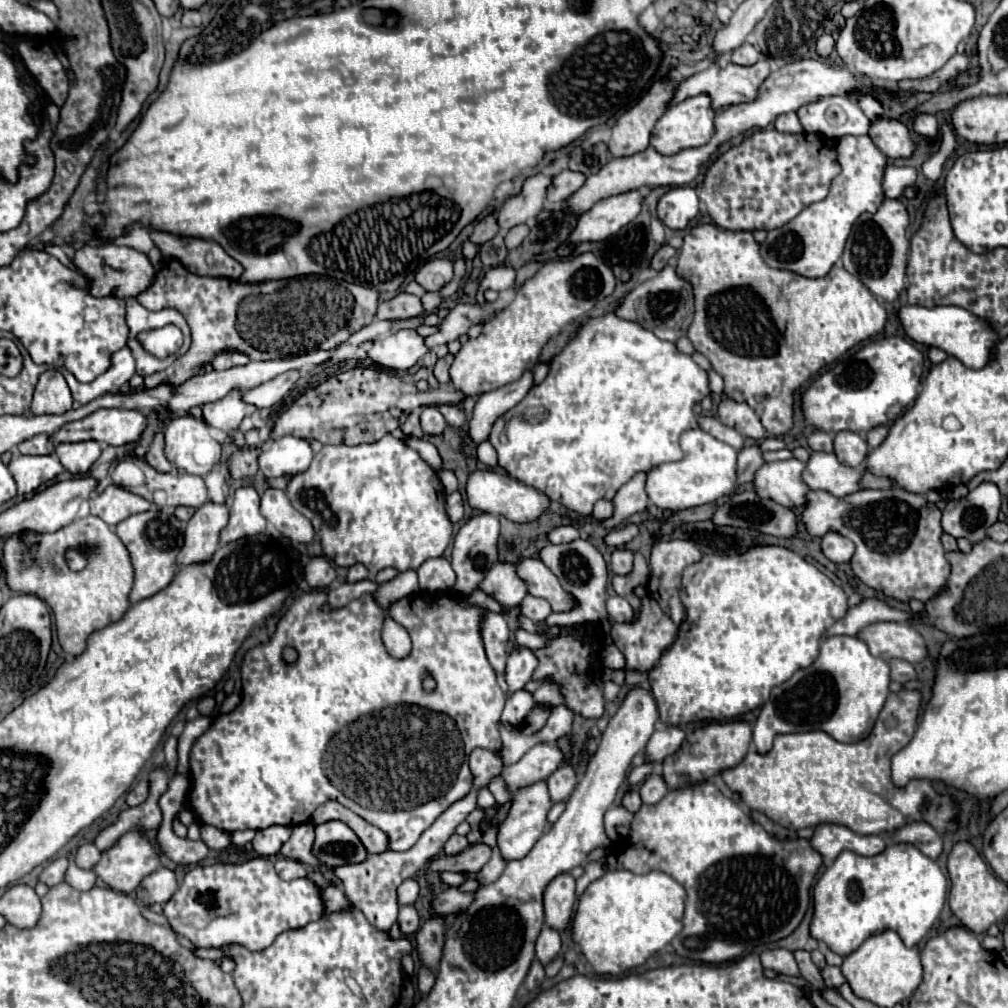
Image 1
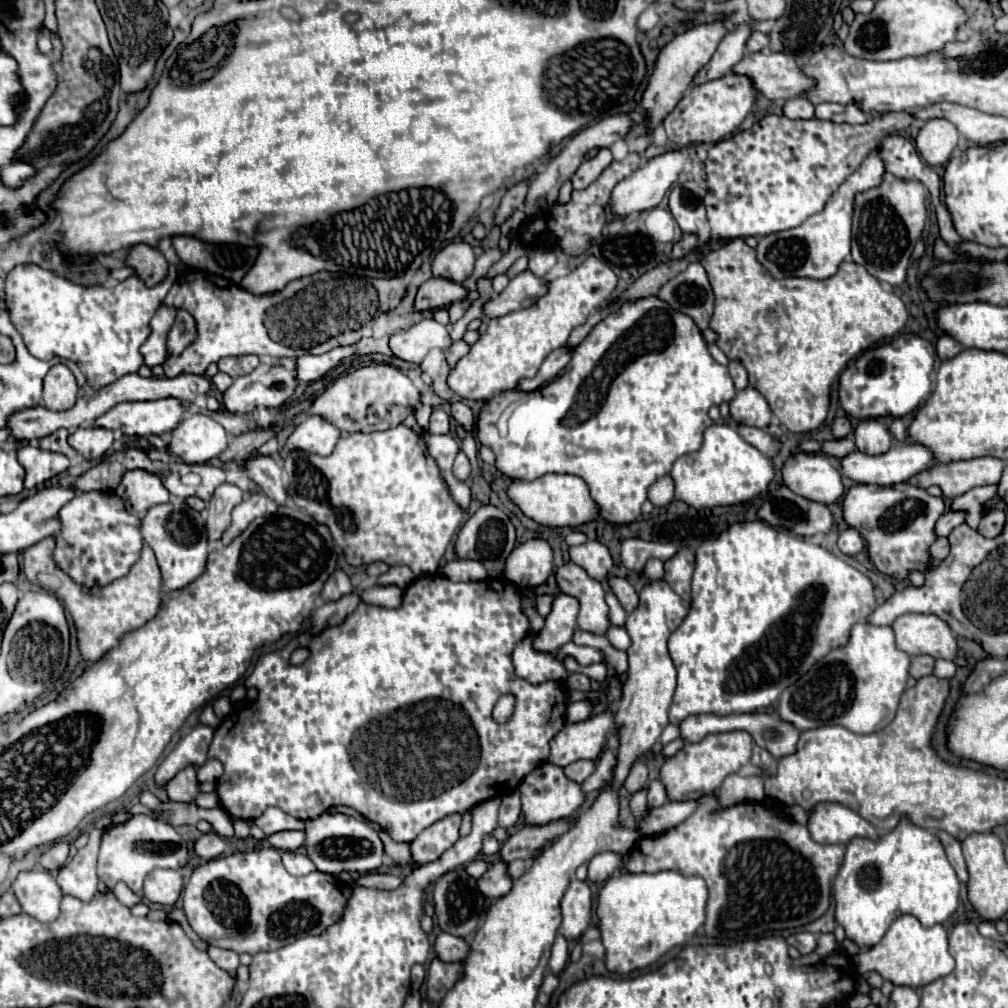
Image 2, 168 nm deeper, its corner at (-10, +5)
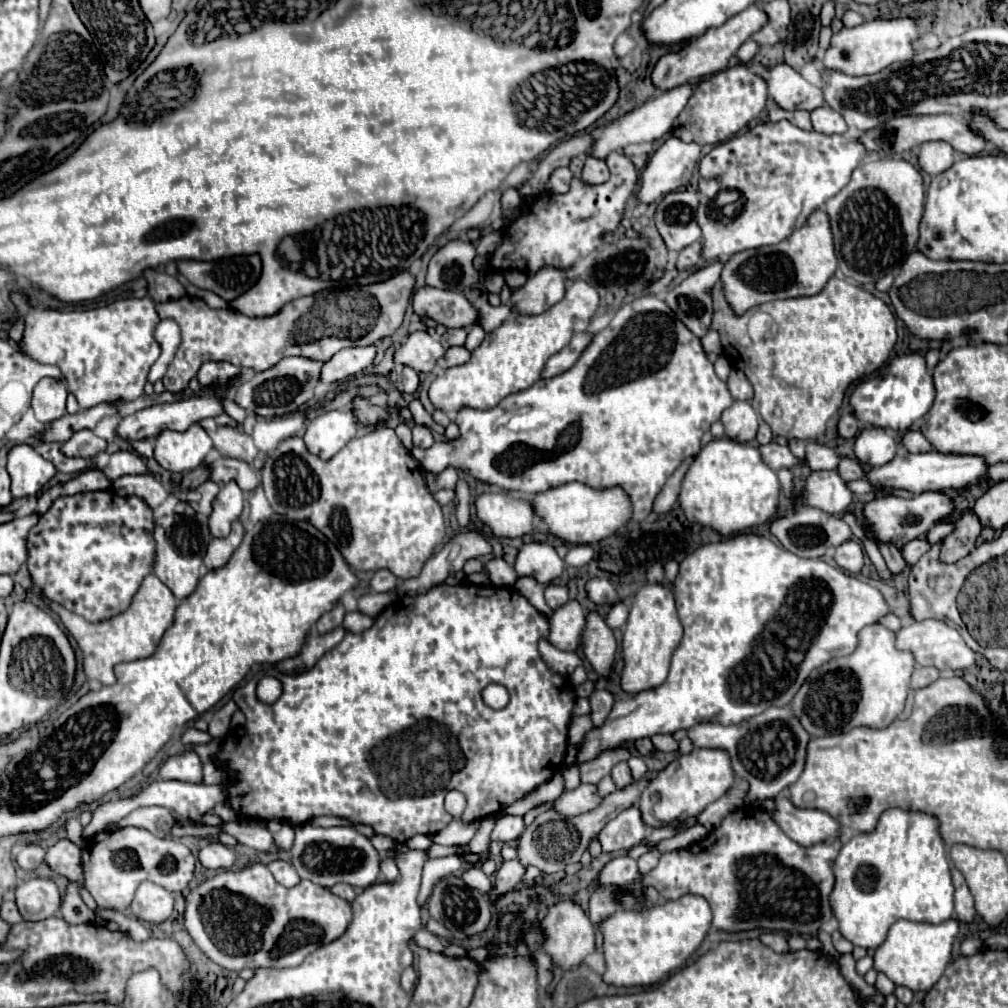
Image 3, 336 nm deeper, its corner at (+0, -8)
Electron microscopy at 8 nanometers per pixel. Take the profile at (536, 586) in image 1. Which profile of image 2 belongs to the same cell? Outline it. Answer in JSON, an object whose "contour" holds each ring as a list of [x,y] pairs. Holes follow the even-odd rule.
{"contour":[[[574,562],[558,568],[556,582],[562,592],[568,592],[580,600],[578,628],[592,634],[606,634],[612,624],[608,618],[608,604],[604,602],[604,586],[590,578],[586,570]]]}

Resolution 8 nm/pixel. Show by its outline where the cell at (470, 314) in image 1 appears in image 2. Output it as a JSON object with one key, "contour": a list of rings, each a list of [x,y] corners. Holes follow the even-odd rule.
{"contour":[[[524,270],[518,274],[502,294],[498,294],[494,300],[486,302],[484,312],[492,318],[510,314],[514,310],[522,310],[532,306],[540,296],[548,292],[548,282],[544,278],[534,276],[530,270]]]}

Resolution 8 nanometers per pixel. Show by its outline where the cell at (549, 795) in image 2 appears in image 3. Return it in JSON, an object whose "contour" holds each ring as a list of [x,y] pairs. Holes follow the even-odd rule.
{"contour":[[[578,785],[572,791],[564,791],[556,801],[554,801],[554,809],[558,809],[558,813],[562,813],[564,817],[574,817],[580,813],[586,813],[590,809],[594,809],[602,799],[598,797],[596,785]]]}

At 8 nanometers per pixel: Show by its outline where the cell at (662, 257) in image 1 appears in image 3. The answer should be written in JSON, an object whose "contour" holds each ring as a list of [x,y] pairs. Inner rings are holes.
{"contour":[[[700,241],[688,245],[686,249],[678,251],[678,255],[676,255],[676,269],[678,271],[694,267],[696,263],[700,263]]]}

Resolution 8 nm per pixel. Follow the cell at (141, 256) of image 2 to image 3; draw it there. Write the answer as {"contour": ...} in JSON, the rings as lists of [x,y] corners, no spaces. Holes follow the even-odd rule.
{"contour":[[[146,269],[144,271],[146,283],[148,283],[148,295],[152,301],[170,301],[170,299],[180,299],[186,291],[184,287],[164,271],[156,269]]]}

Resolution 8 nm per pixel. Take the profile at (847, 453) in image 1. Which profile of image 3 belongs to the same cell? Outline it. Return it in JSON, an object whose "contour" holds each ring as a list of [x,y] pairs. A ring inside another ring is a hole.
{"contour":[[[878,427],[862,429],[854,443],[856,459],[862,465],[870,465],[870,467],[888,463],[896,455],[896,449],[898,449],[896,437],[892,437],[888,431]]]}

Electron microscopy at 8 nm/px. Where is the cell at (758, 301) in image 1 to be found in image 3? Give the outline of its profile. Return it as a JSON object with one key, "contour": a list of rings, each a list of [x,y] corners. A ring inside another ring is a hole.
{"contour":[[[832,277],[826,287],[812,297],[794,297],[794,299],[780,299],[772,301],[760,307],[754,307],[746,311],[744,315],[734,313],[730,303],[724,297],[722,281],[718,281],[712,291],[714,301],[714,317],[712,327],[720,333],[720,343],[724,349],[724,357],[730,361],[732,367],[738,367],[744,371],[748,381],[754,387],[754,407],[760,413],[760,417],[770,425],[774,435],[784,435],[788,439],[814,439],[826,431],[828,419],[832,419],[844,399],[844,393],[850,383],[862,379],[864,375],[870,375],[878,371],[884,361],[890,357],[890,351],[896,345],[896,319],[888,305],[874,297],[872,293],[864,291],[862,287],[852,285],[846,279]],[[762,309],[774,315],[774,321],[778,323],[778,337],[770,341],[752,343],[746,333],[746,323],[752,311]]]}

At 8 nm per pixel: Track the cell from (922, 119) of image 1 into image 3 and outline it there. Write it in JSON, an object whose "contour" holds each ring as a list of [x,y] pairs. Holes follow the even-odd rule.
{"contour":[[[928,141],[920,145],[918,165],[924,173],[938,175],[954,163],[954,149],[946,141]]]}

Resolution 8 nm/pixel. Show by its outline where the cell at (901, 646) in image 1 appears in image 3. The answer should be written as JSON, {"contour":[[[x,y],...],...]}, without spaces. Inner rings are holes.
{"contour":[[[926,619],[926,621],[912,621],[910,625],[902,627],[896,633],[896,649],[914,653],[914,659],[918,665],[936,667],[936,669],[966,669],[974,663],[974,653],[968,649],[960,633],[938,619]]]}

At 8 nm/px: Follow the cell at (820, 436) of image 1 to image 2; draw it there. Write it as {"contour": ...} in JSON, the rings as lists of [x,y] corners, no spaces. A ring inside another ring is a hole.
{"contour":[[[838,416],[832,424],[832,430],[836,438],[846,438],[852,432],[852,420],[848,416]]]}

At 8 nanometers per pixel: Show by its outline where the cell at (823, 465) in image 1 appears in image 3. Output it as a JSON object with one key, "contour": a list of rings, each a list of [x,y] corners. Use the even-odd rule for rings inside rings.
{"contour":[[[898,451],[894,461],[888,461],[886,465],[872,467],[866,471],[866,481],[876,489],[906,489],[914,495],[924,493],[924,491],[942,491],[942,489],[964,489],[972,487],[984,481],[988,465],[982,461],[982,457],[974,455],[944,455],[938,451],[930,453],[908,453],[908,451]]]}

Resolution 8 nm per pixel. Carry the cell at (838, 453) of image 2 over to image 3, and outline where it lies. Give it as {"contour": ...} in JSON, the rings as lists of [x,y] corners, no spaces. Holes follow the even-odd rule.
{"contour":[[[842,457],[842,459],[840,459],[836,471],[838,471],[838,475],[840,475],[842,479],[846,479],[846,481],[850,481],[850,479],[862,479],[862,477],[864,477],[862,465],[860,465],[858,461],[854,461],[854,459],[848,459],[848,457]]]}

